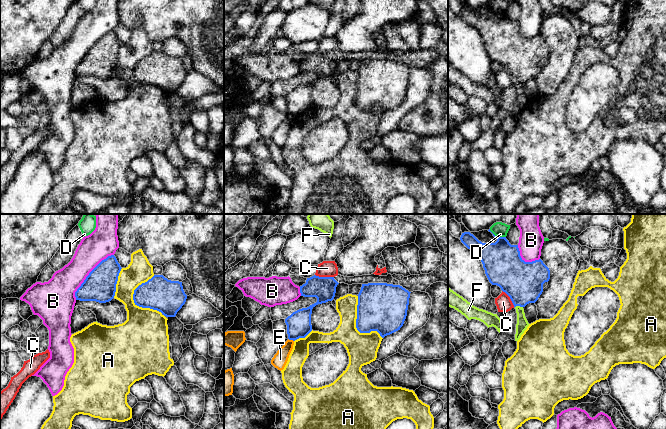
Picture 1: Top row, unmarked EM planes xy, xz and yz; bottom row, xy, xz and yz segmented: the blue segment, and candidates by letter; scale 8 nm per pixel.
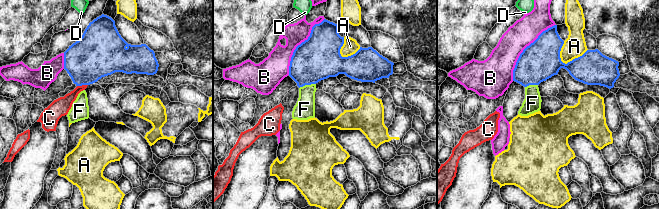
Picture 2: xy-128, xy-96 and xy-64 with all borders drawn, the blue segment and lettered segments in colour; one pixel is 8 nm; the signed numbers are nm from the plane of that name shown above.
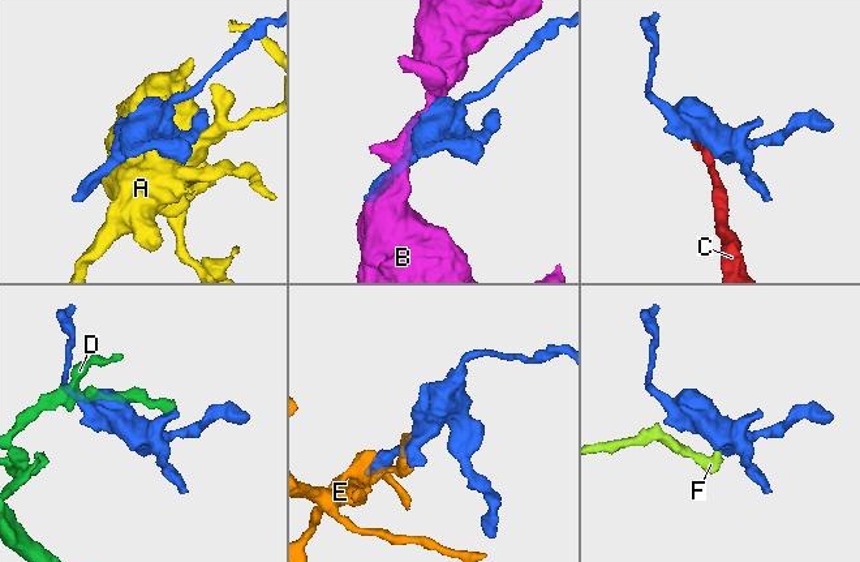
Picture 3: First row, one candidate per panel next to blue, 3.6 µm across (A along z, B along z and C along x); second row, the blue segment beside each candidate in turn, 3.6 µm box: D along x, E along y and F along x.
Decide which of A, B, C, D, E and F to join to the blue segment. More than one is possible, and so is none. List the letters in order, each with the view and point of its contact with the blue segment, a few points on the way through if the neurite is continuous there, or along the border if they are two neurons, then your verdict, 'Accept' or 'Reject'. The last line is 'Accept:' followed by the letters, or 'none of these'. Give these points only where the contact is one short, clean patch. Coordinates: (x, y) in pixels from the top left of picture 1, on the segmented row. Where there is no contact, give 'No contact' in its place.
A: Touches blue at xy (134, 302). Reject
B: Touches blue at xy (89, 274). Reject
C: Touches blue at xz (324, 277). Reject
D: Touches blue at yz (497, 236). Reject
E: Touches blue at xz (291, 339). Reject
F: Touches blue at yz (518, 305). Path across: yz (522, 281), (522, 291), (518, 305), (522, 323). Accept
Accept: F

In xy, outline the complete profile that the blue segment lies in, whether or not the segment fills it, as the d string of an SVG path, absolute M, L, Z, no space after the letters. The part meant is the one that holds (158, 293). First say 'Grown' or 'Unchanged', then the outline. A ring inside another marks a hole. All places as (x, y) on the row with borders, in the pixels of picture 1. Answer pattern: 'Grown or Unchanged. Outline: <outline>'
Unchanged. Outline: M154 275L133 294L135 305L157 310L166 317L175 317L186 299L182 282L168 280L163 275Z

